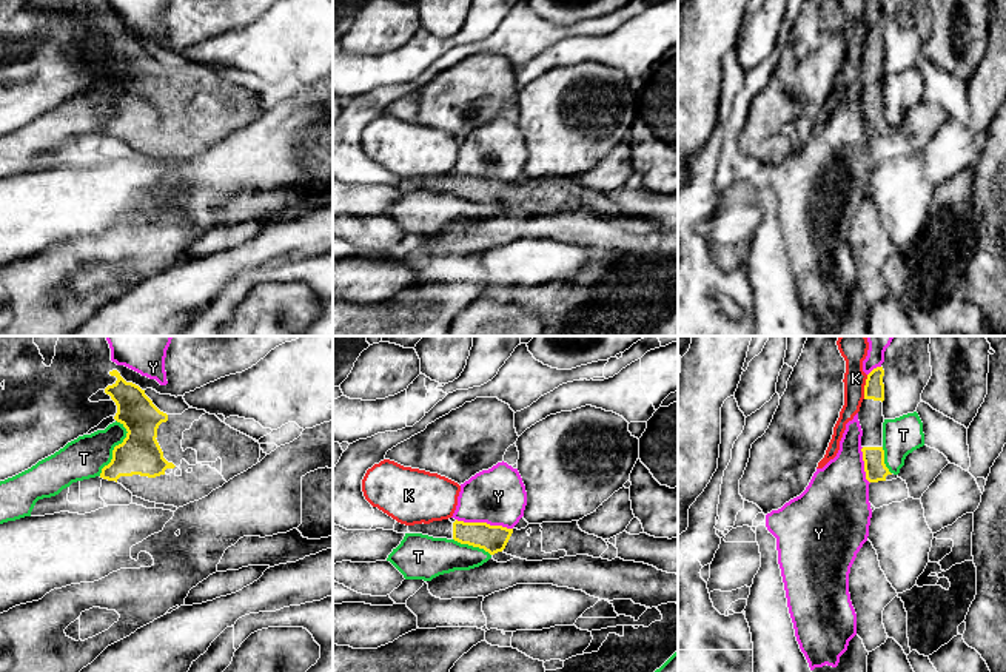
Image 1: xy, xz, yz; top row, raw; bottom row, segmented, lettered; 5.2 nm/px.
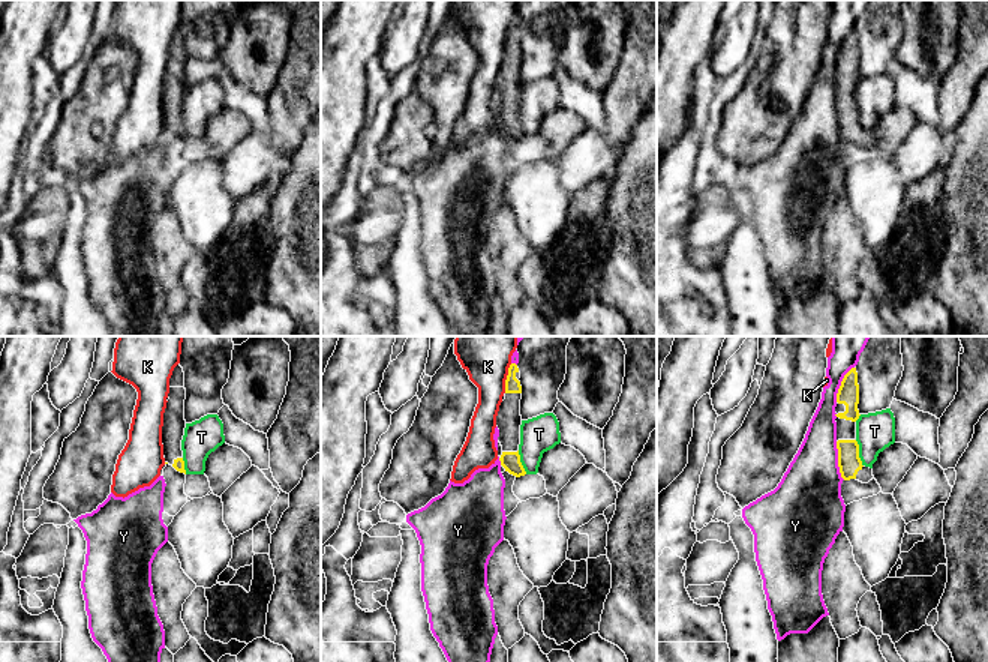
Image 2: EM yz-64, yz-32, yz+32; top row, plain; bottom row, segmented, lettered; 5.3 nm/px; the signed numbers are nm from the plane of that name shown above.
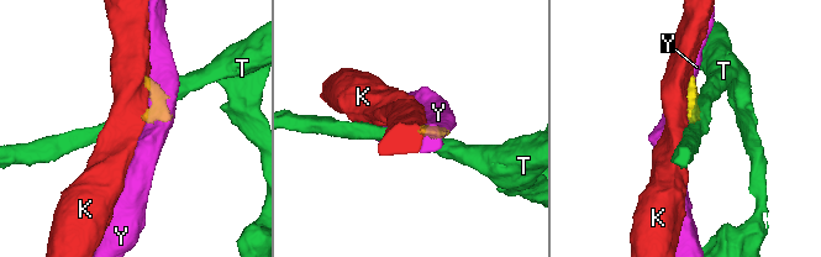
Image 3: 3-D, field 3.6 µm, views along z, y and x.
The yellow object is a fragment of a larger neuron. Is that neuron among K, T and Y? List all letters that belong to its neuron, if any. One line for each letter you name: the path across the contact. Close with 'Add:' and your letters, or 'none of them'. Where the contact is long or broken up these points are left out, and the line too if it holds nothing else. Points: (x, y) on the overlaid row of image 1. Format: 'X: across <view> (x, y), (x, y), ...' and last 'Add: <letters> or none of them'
Add: none of them

